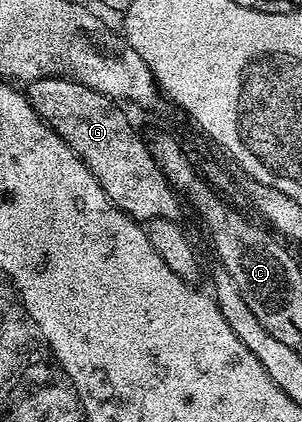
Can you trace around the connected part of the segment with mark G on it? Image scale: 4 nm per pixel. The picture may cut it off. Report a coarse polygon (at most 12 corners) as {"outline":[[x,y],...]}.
{"outline":[[38,78],[32,108],[137,222],[184,202],[123,107]]}

